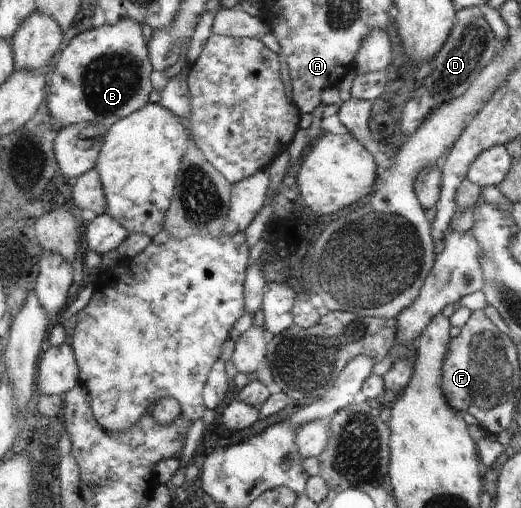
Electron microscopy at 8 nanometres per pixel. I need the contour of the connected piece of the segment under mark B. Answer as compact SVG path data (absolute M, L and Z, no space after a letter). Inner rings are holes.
M123 18L115 24L106 22L100 28L90 28L73 37L60 52L59 60L51 78L48 100L48 112L52 118L61 122L63 127L79 123L103 125L110 129L113 124L127 118L149 104L149 94L153 92L149 43L143 40L142 26L133 18Z

